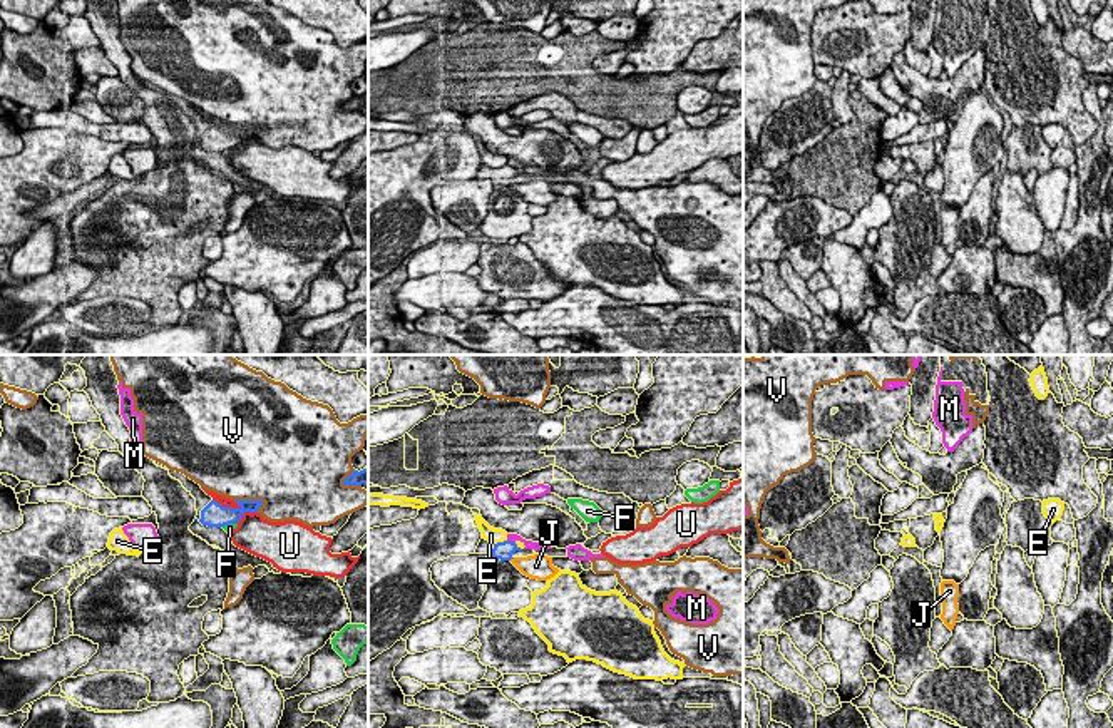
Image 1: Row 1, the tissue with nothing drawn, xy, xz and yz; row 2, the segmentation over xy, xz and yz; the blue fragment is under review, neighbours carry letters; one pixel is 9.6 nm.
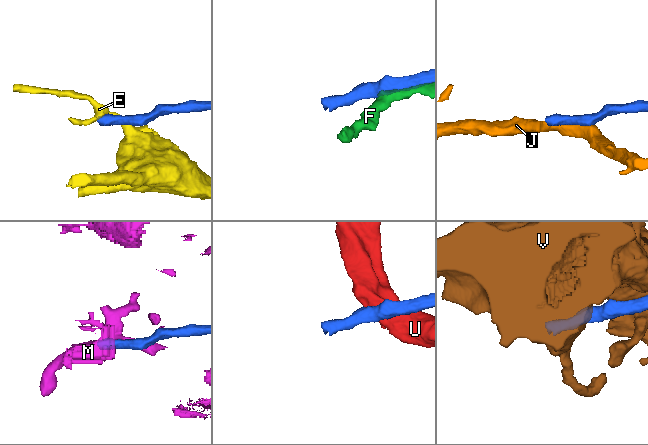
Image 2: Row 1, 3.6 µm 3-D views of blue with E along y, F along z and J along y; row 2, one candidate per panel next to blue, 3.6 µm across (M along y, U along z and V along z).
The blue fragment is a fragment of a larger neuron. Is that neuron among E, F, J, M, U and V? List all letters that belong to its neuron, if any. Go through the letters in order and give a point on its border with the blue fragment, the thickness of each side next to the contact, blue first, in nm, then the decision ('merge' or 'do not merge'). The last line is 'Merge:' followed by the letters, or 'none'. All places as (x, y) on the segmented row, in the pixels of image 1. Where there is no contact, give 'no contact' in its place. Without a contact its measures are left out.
E: contact xz (499, 543); calibres 170 and 140 nm; do not merge
F: contact xy (228, 524); calibres 220 and 70 nm; do not merge
J: contact xz (511, 558); calibres 170 and 220 nm; do not merge
M: contact xz (511, 541); calibres 170 and 90 nm; do not merge
U: contact xy (228, 507); calibres 220 and 100 nm; do not merge
V: contact xy (250, 501); calibres 160 and 480 nm; do not merge
Merge: none

